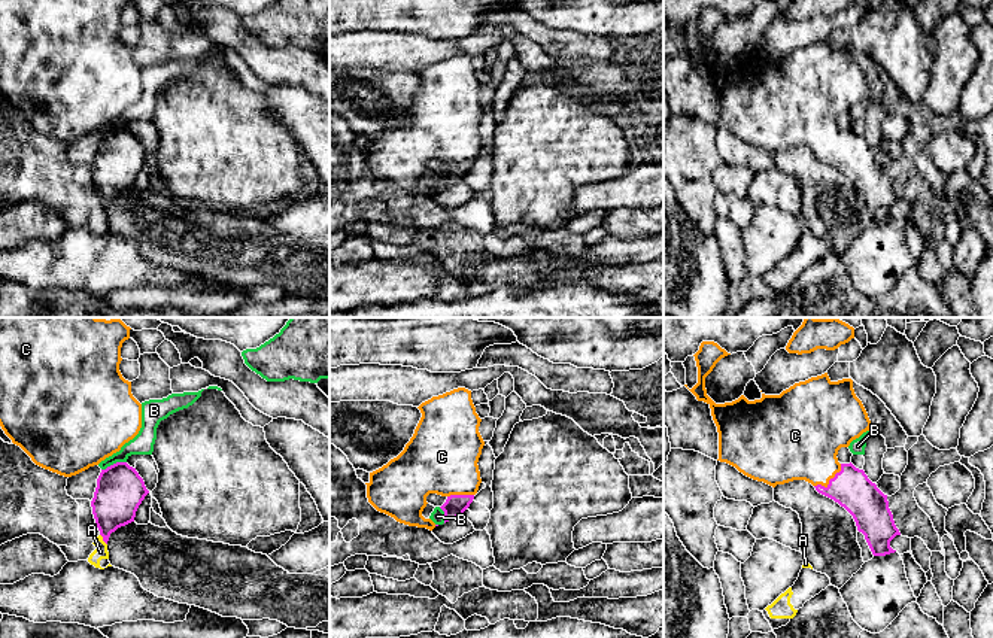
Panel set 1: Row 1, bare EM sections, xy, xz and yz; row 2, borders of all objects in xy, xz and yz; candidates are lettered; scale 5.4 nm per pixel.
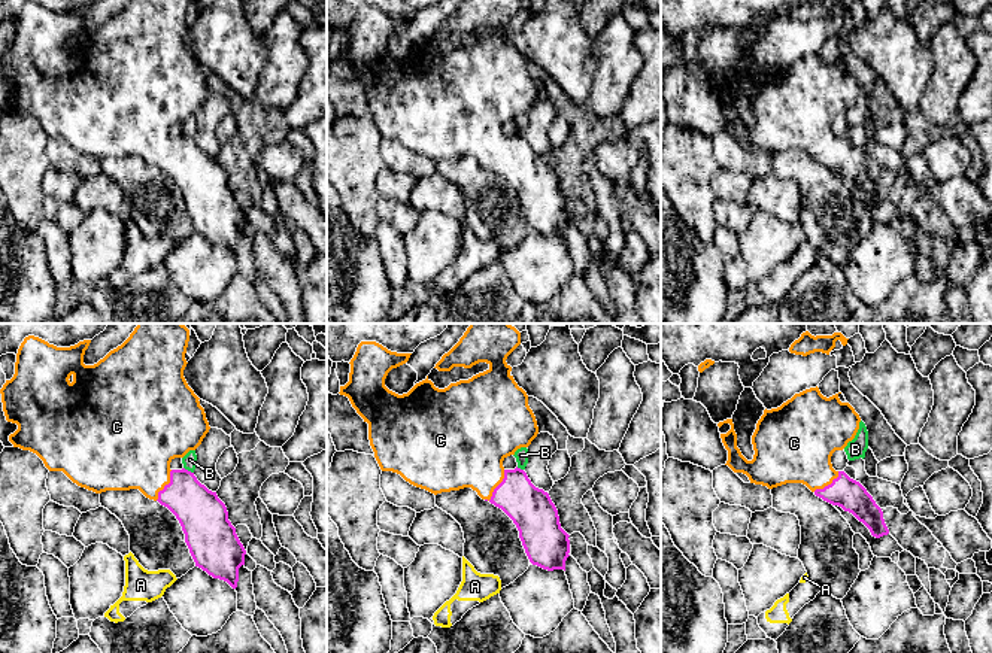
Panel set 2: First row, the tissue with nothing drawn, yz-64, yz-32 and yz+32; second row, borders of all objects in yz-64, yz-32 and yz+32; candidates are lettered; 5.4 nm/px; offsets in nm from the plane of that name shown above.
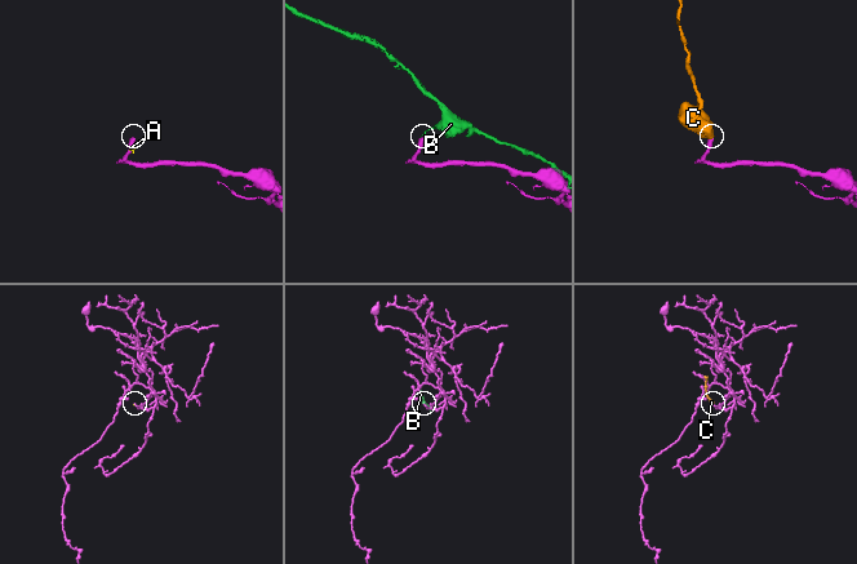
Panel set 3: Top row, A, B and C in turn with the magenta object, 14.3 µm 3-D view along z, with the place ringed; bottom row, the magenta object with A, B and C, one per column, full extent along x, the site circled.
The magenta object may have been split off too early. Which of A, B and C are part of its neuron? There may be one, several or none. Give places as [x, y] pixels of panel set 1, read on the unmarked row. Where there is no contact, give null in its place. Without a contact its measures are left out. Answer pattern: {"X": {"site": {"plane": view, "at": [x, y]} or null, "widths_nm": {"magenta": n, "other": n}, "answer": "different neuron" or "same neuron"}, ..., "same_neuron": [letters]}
{"A": {"site": {"plane": "xy", "at": [103, 206]}, "widths_nm": {"magenta": 260, "other": 70}, "answer": "different neuron"}, "B": {"site": {"plane": "xy", "at": [114, 130]}, "widths_nm": {"magenta": 260, "other": 110}, "answer": "different neuron"}, "C": {"site": {"plane": "yz", "at": [829, 146]}, "widths_nm": {"magenta": 220, "other": 380}, "answer": "same neuron"}, "same_neuron": ["C"]}

